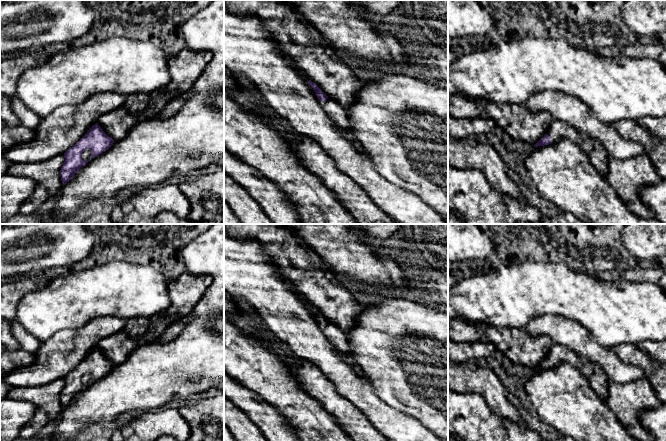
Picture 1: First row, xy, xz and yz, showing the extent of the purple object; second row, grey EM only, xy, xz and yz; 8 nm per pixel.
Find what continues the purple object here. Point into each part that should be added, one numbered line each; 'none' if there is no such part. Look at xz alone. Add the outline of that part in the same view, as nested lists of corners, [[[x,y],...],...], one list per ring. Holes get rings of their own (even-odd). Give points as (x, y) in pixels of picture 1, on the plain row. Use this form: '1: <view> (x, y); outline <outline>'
1: xz (336, 337); outline [[[330,321],[324,325],[319,324],[319,328],[323,335],[329,340],[331,345],[343,355],[347,362],[351,363],[355,367],[357,373],[360,373],[361,369],[355,364],[355,362],[351,362],[349,359],[349,346],[346,340],[346,335],[342,332],[342,330]]]

